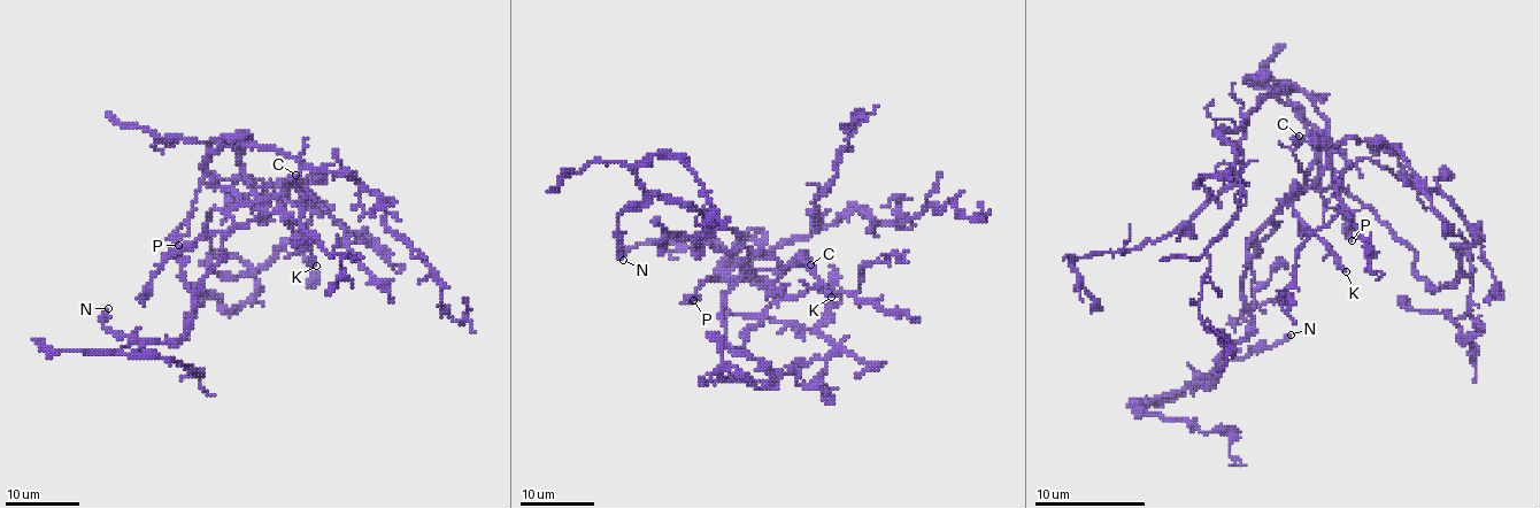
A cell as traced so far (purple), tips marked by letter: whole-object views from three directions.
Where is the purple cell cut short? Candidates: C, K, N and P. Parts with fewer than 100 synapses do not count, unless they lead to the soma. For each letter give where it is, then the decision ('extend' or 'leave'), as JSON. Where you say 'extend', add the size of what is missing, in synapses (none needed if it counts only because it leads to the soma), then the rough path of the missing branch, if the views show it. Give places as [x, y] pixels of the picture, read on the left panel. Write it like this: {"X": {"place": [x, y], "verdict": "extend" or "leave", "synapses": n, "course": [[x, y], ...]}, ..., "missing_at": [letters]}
{"C": {"place": [295, 175], "verdict": "leave"}, "K": {"place": [316, 266], "verdict": "leave"}, "N": {"place": [108, 308], "verdict": "leave"}, "P": {"place": [178, 245], "verdict": "leave"}, "missing_at": []}

